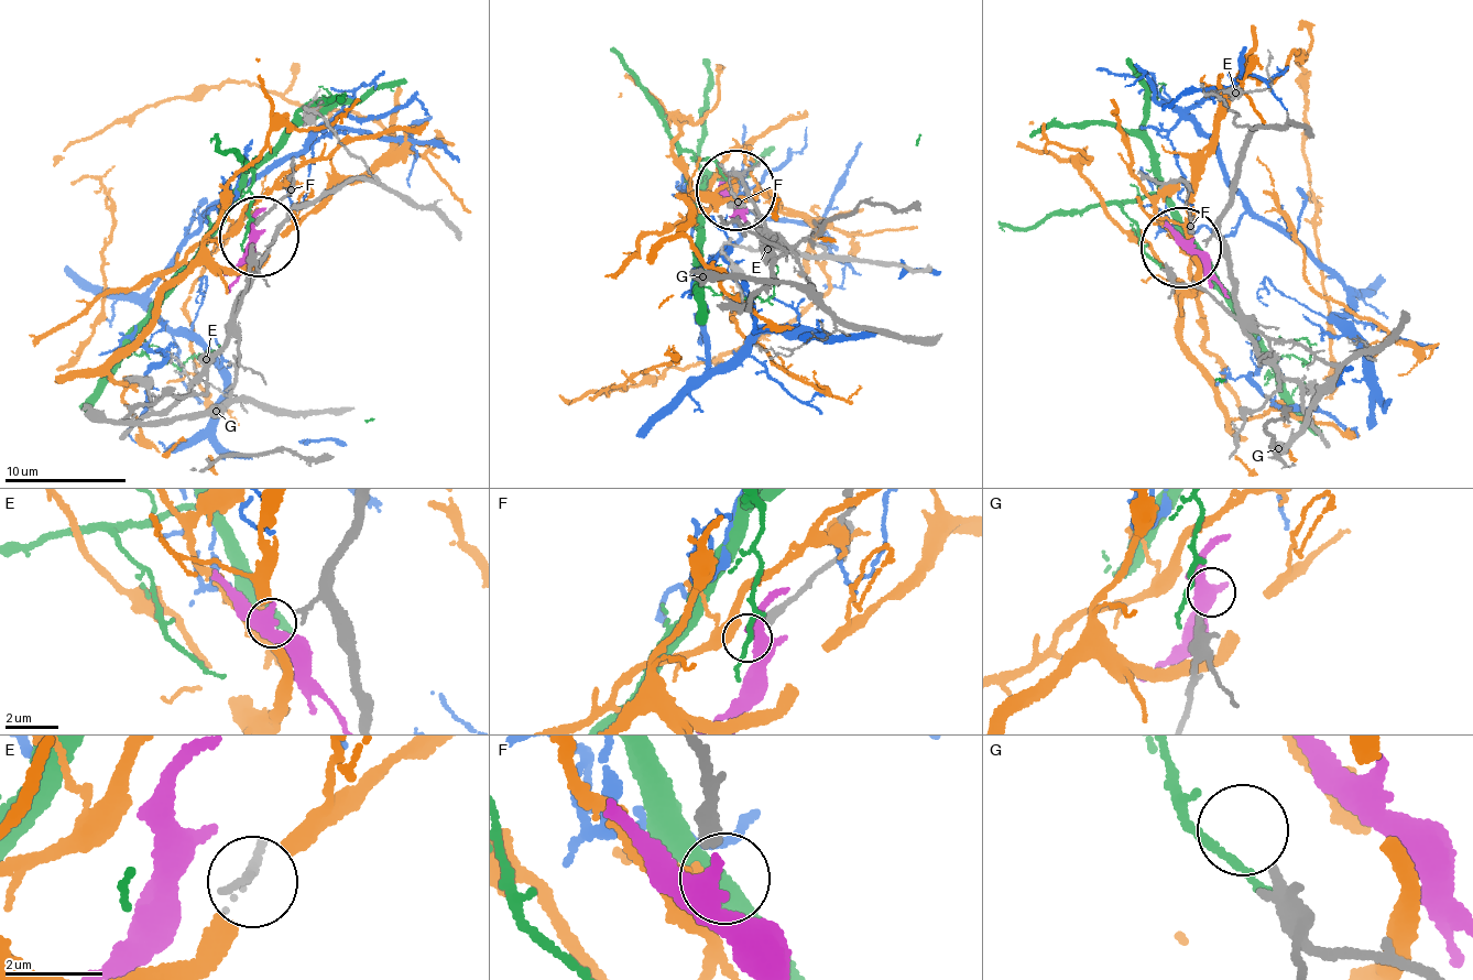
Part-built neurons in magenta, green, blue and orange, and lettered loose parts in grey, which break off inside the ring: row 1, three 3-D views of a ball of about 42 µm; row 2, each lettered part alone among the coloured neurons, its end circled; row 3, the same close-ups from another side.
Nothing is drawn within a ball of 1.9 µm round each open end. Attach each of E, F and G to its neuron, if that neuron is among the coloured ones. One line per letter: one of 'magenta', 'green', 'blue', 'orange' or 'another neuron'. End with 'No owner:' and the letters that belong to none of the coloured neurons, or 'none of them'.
E: another neuron
F: another neuron
G: another neuron
No owner: E, F, G

